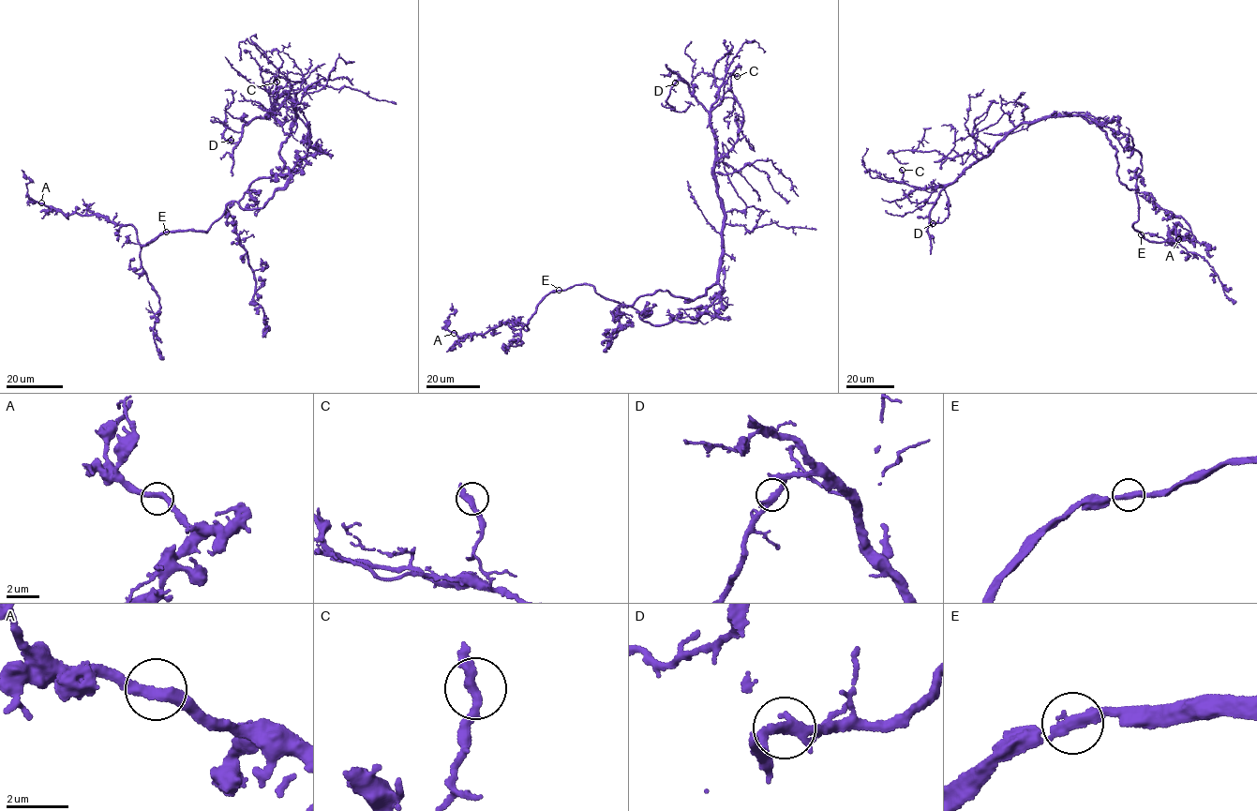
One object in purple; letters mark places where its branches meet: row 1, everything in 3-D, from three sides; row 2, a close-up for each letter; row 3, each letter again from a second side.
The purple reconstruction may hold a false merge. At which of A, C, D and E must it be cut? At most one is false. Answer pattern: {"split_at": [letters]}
{"split_at": []}

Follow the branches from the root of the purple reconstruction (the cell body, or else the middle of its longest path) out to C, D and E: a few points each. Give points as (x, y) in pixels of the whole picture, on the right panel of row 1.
C: (1116, 153), (1095, 123), (1080, 116), (1059, 116), (1015, 127), (951, 182), (909, 186), (902, 170)
D: (1116, 153), (1107, 134), (1082, 116), (1024, 123), (946, 184), (931, 210), (933, 223)
E: (1116, 153), (1119, 180), (1130, 190), (1137, 187), (1139, 217), (1132, 226), (1141, 234)

